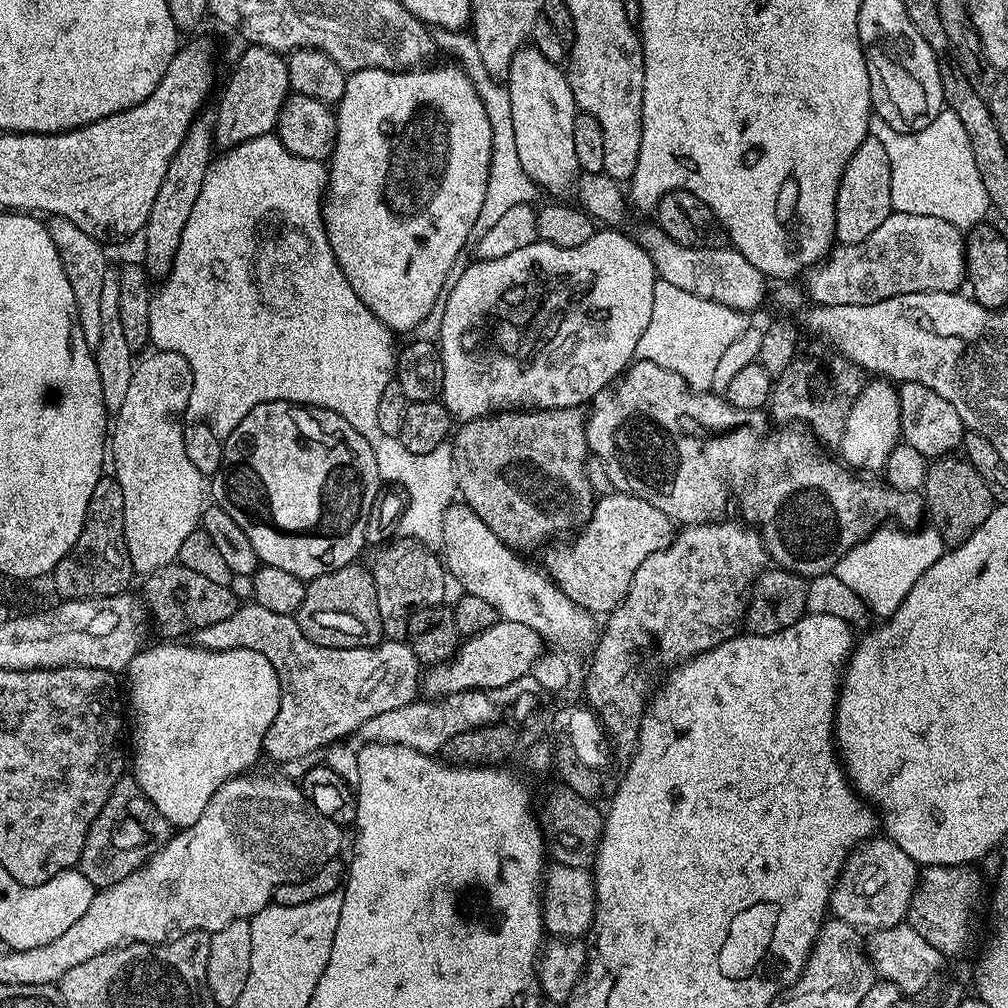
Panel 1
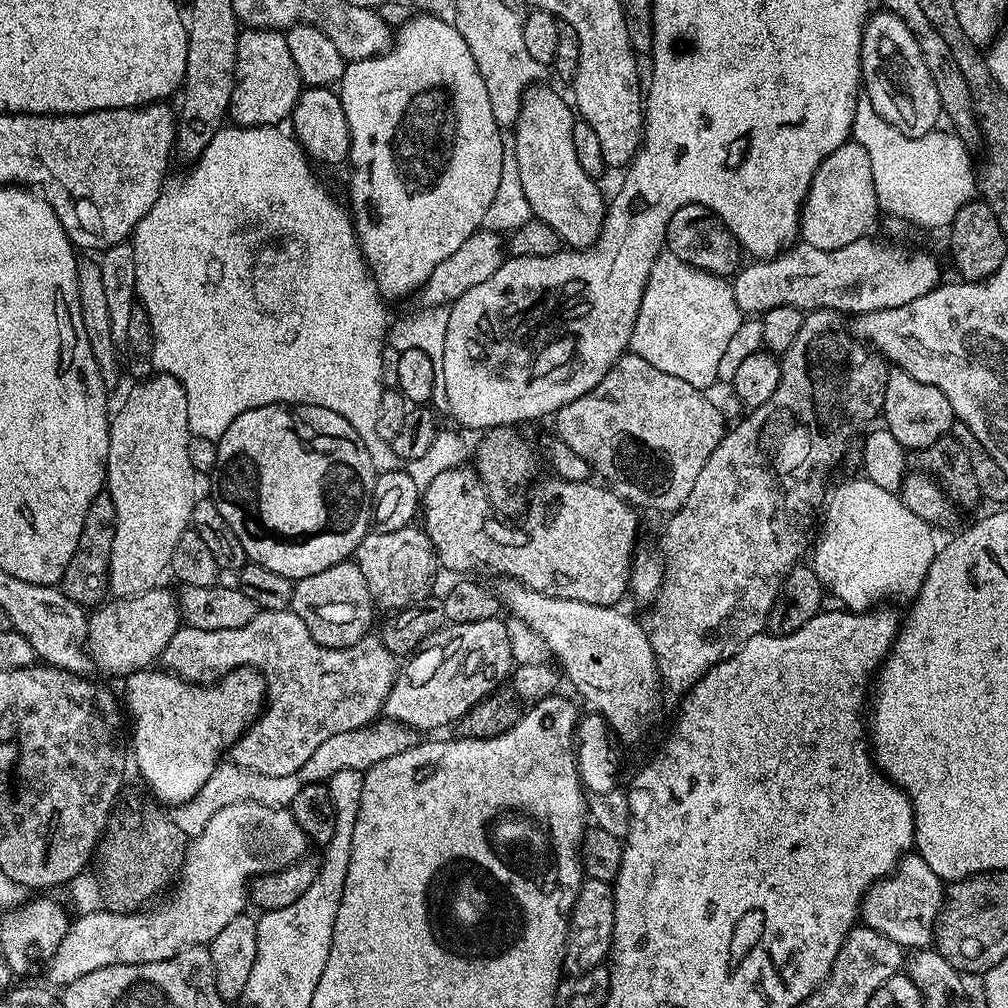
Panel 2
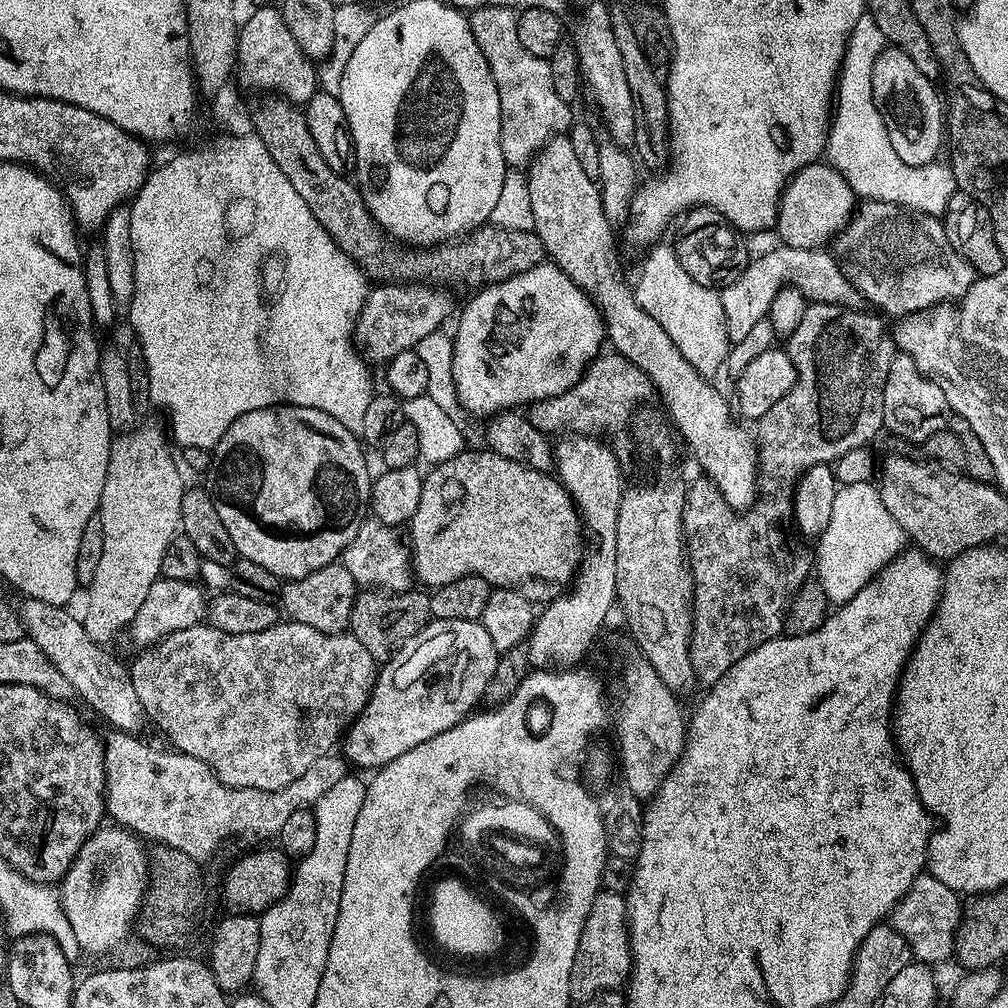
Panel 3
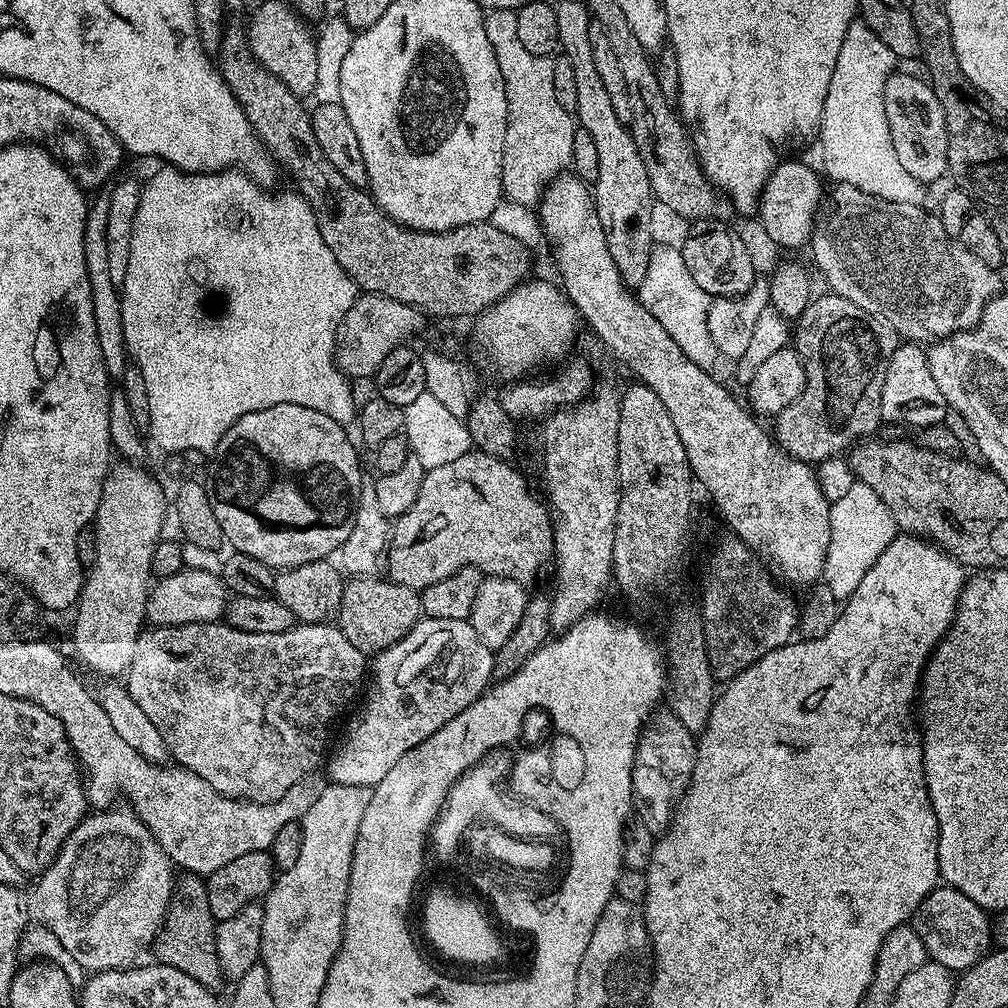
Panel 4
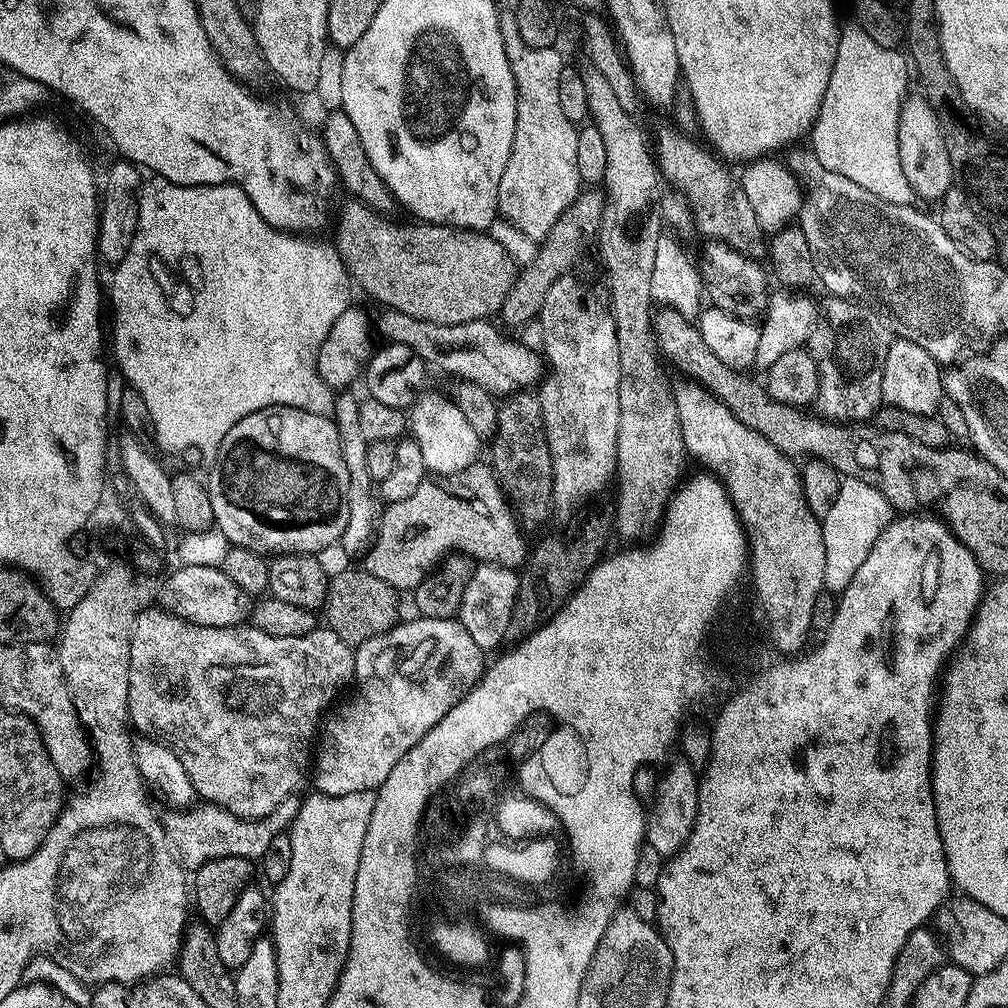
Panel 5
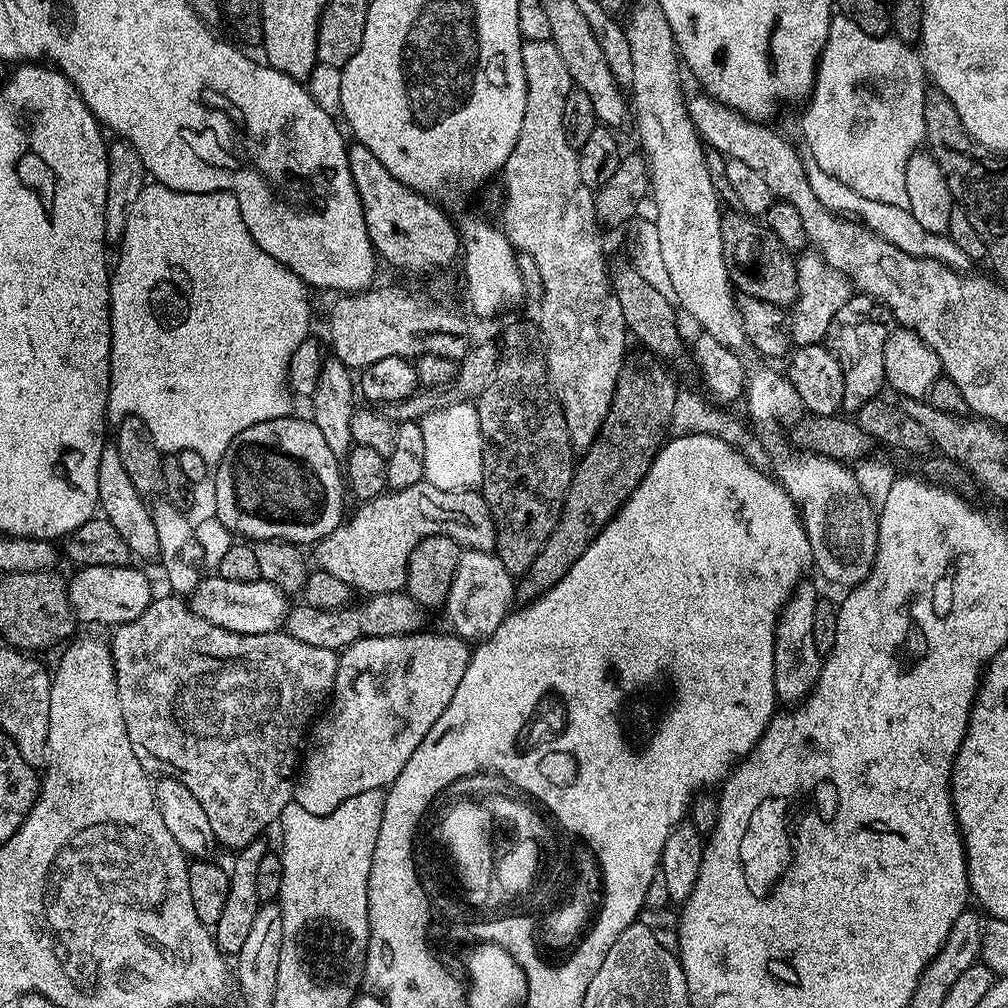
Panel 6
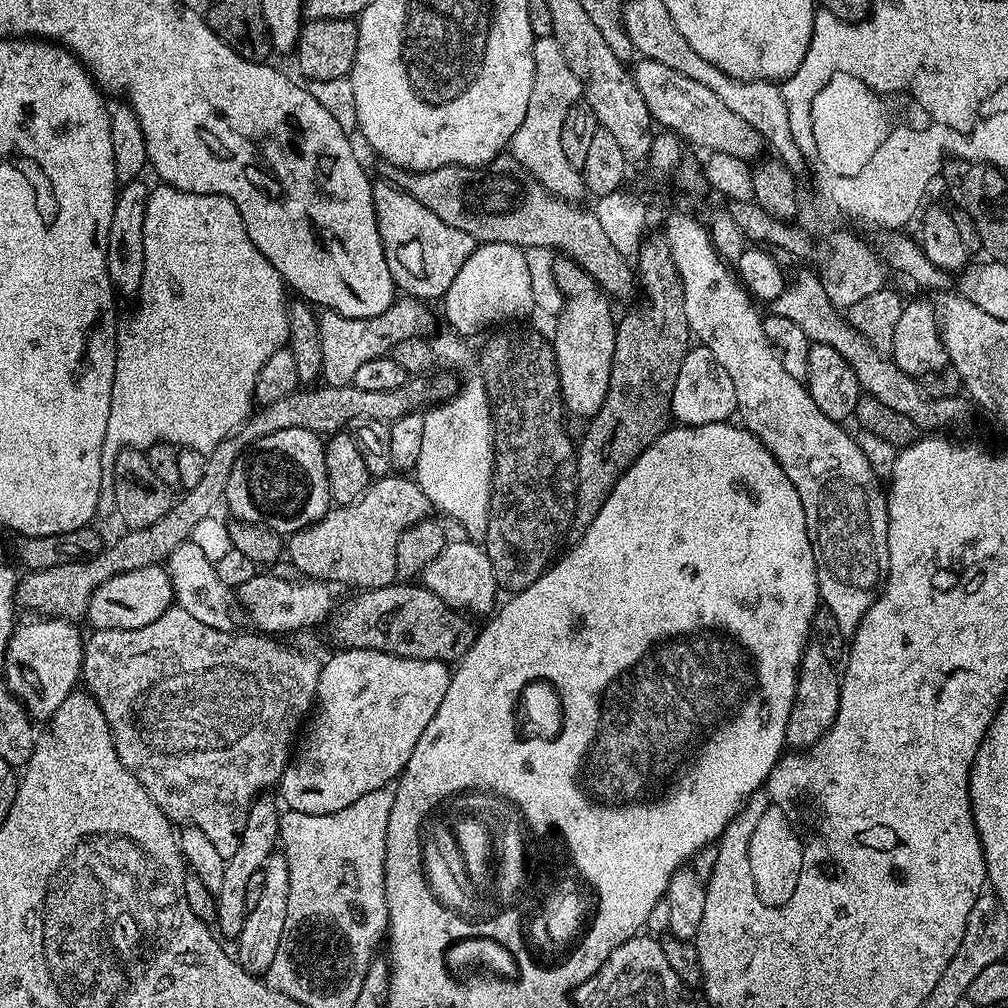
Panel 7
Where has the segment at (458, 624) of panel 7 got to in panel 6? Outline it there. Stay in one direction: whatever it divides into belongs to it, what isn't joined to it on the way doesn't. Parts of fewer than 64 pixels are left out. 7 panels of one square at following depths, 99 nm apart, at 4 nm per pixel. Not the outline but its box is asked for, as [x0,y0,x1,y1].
[283,591,425,653]

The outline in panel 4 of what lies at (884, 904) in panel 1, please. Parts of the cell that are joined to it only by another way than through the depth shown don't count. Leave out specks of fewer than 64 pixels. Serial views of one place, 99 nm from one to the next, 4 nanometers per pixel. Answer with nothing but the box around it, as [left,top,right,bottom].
[910,887,994,974]

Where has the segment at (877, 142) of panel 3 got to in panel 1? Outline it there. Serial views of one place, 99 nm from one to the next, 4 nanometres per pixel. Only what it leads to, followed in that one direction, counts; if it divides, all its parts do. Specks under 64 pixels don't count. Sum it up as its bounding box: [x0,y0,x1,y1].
[870,110,990,230]

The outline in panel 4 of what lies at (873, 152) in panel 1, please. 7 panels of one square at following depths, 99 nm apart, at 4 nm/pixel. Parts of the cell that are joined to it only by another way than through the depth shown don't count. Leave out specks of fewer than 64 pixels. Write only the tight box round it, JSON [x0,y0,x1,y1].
[758,160,826,248]

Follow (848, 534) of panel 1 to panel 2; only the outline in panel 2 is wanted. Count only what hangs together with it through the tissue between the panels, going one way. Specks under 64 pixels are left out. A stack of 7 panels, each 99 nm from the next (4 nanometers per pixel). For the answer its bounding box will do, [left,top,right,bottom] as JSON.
[554,354,726,514]

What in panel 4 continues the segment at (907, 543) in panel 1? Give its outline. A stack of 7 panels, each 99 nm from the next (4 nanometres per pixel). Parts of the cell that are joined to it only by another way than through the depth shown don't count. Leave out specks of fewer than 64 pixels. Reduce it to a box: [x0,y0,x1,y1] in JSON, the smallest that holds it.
[822,482,898,600]

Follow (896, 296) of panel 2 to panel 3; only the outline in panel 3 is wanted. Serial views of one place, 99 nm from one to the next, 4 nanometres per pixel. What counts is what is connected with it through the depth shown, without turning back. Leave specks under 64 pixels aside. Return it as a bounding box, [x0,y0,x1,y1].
[720,247,862,341]

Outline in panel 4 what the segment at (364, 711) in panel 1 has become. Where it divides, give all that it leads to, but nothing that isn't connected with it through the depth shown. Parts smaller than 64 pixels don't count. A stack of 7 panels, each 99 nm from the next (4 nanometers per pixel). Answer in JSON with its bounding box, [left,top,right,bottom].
[126,622,366,804]

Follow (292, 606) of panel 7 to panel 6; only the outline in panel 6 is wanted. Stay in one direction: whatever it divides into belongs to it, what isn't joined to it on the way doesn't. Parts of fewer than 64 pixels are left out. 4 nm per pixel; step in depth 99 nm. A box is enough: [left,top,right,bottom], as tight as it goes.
[190,574,290,634]

